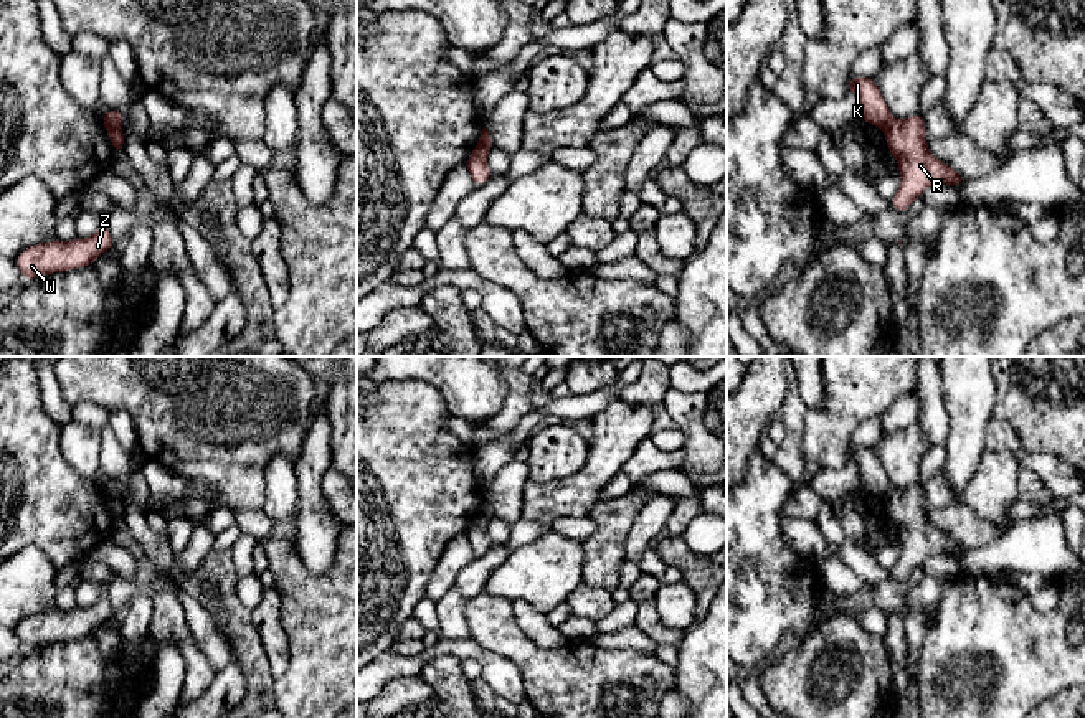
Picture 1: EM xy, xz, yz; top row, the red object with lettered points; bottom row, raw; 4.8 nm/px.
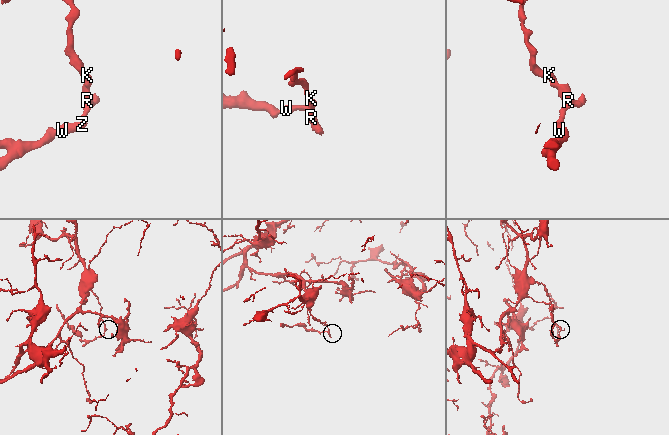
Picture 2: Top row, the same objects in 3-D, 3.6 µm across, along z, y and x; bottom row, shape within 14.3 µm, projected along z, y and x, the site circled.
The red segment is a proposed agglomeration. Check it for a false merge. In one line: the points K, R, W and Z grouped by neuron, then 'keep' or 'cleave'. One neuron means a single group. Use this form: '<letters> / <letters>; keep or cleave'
K / R W Z; cleave

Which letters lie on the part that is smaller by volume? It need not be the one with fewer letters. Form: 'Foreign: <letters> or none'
Foreign: R, W, Z

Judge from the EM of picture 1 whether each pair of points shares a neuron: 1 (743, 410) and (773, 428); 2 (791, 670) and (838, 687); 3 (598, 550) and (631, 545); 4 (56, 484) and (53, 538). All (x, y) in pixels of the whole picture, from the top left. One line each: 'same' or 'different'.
1: different
2: same
3: different
4: same

